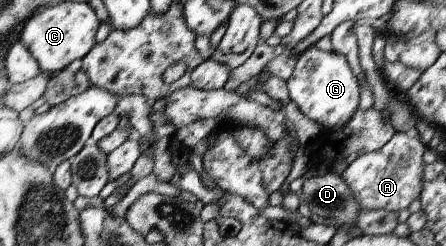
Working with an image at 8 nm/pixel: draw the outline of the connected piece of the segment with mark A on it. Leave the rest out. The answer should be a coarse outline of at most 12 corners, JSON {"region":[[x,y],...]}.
{"region":[[410,128],[341,173],[361,211],[422,191],[428,146]]}

